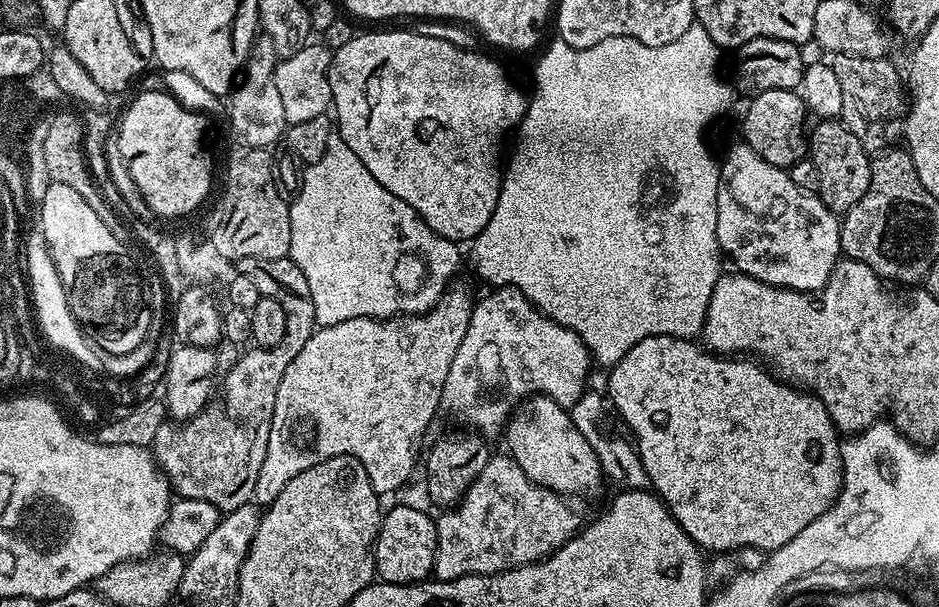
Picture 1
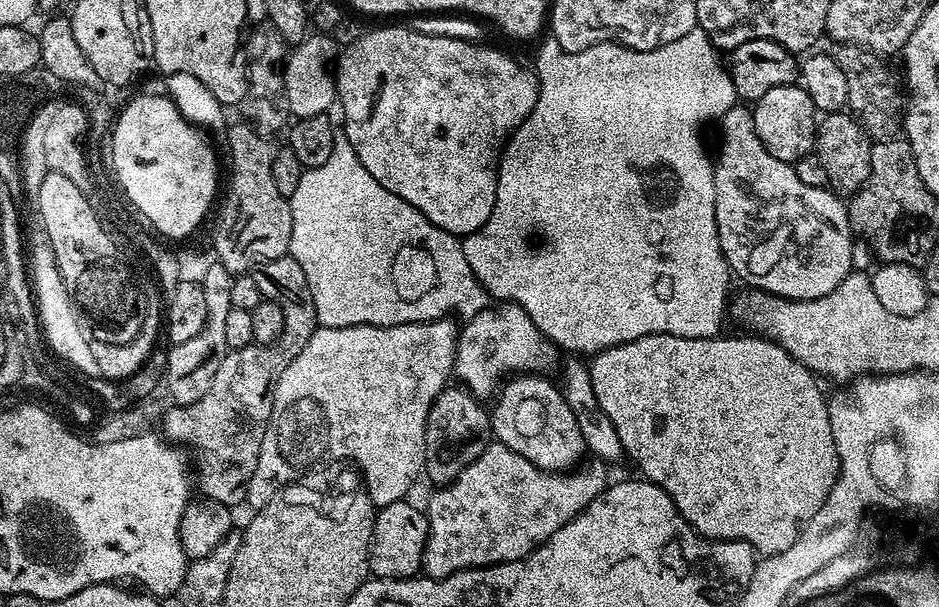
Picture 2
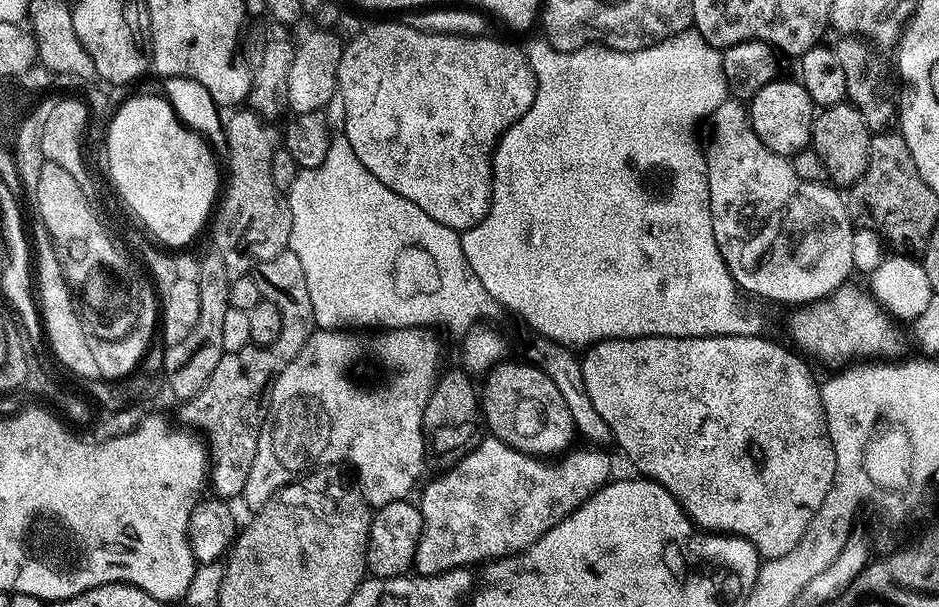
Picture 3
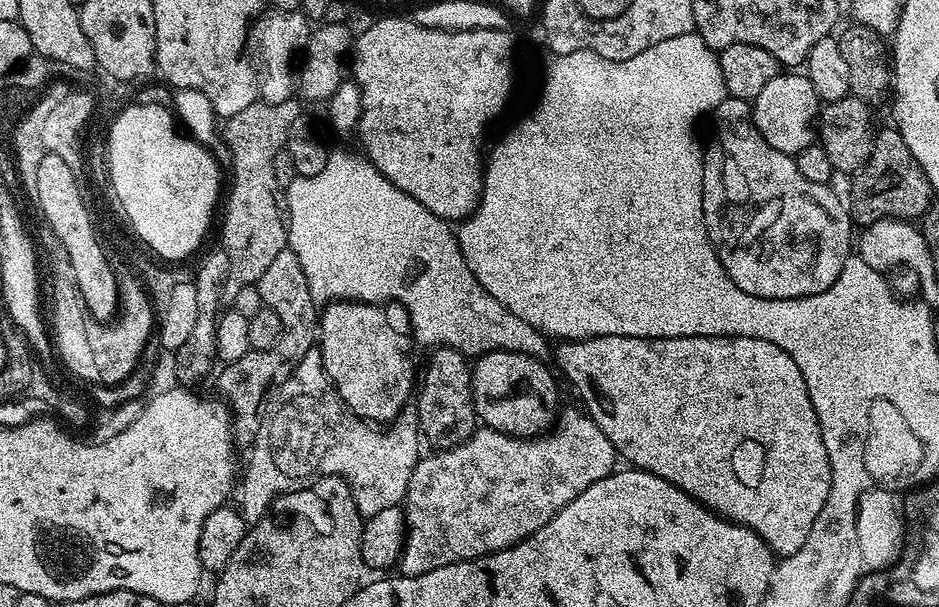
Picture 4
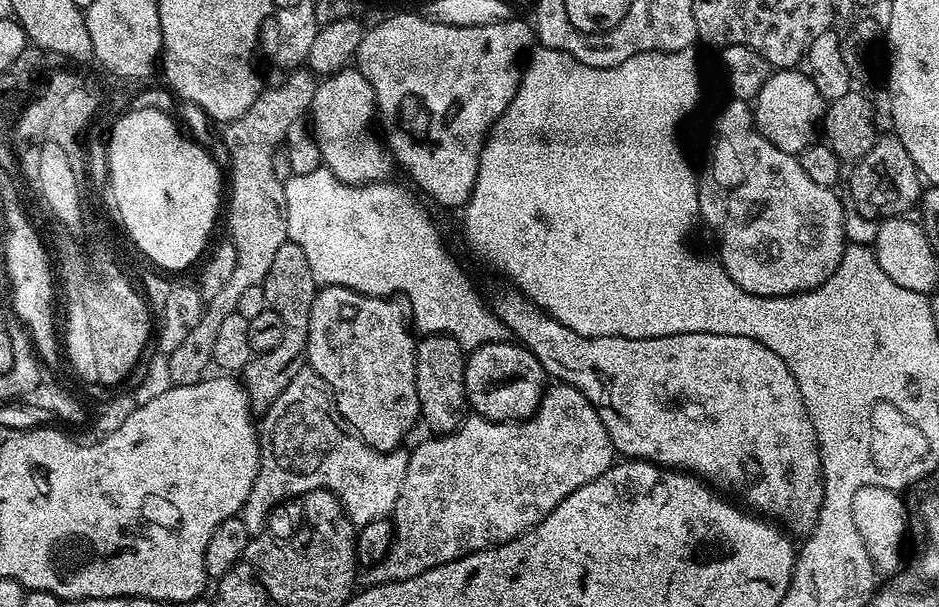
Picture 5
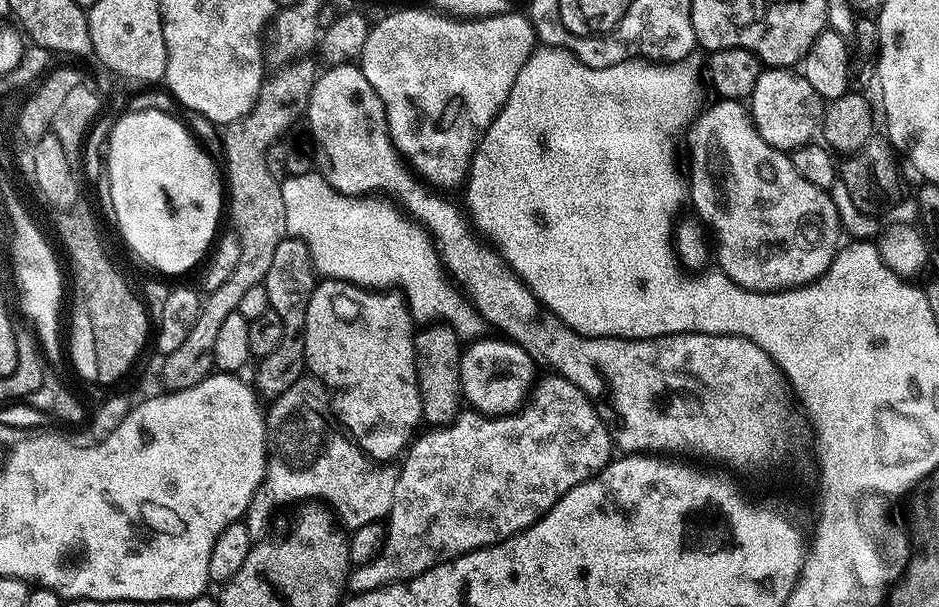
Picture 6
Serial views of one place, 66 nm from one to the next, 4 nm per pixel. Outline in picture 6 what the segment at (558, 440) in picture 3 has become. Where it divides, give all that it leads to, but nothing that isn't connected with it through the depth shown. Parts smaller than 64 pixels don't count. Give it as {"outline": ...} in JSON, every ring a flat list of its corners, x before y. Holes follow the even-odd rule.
{"outline":[[477,338,461,351,460,376,463,399,485,416,510,416,519,412,537,379,537,361,507,338]]}

